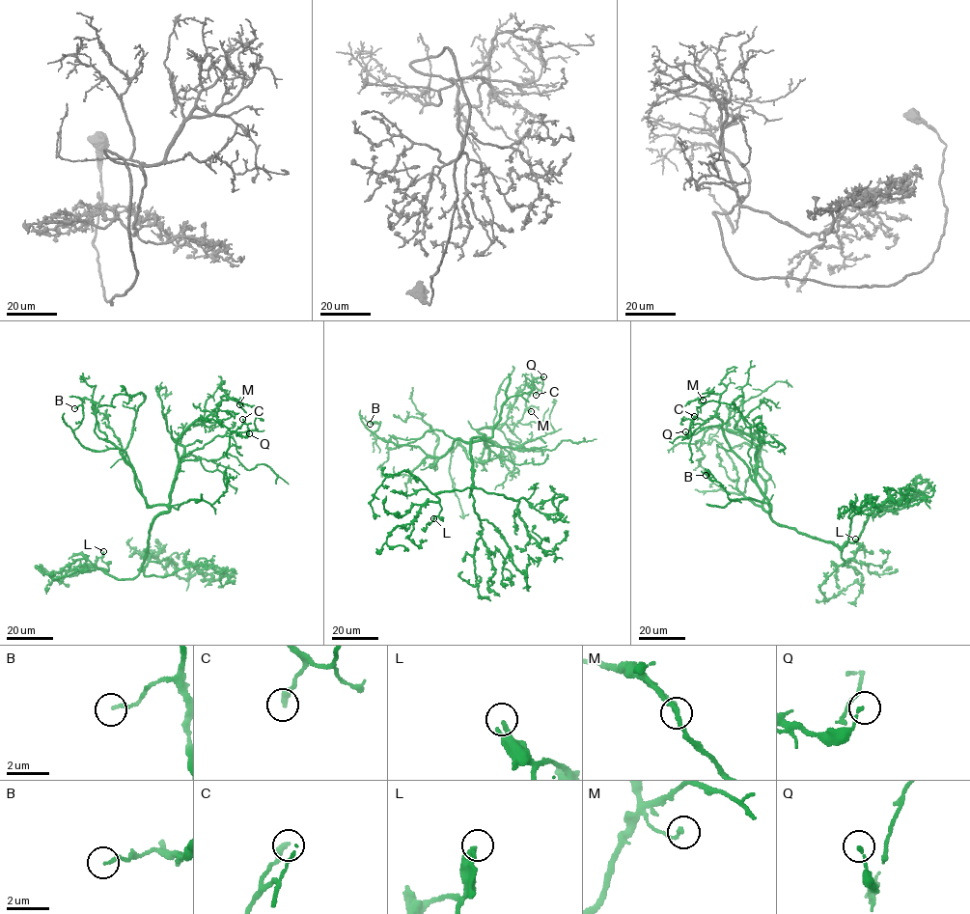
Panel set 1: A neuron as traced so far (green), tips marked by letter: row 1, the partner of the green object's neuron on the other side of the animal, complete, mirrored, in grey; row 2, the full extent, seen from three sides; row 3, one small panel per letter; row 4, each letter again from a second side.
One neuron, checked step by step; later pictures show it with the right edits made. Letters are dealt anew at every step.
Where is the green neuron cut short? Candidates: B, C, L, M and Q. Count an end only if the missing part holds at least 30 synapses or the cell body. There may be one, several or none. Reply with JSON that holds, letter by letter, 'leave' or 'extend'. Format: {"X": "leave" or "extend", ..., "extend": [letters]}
{"B": "leave", "C": "leave", "L": "leave", "M": "leave", "Q": "leave", "extend": []}

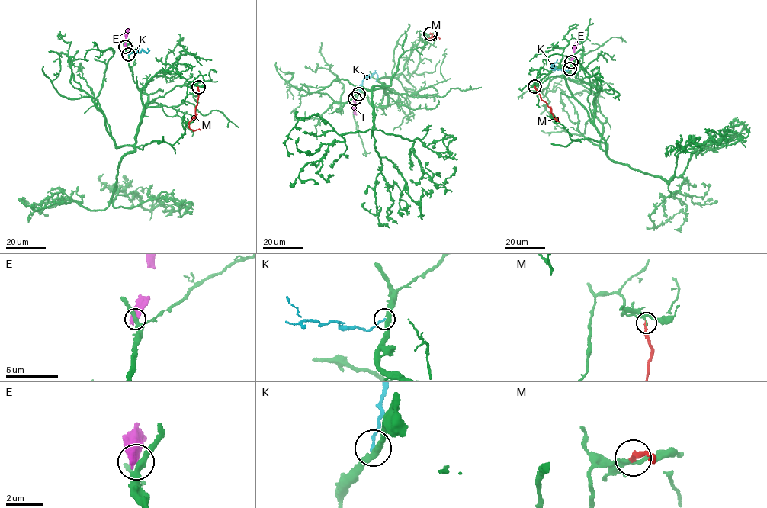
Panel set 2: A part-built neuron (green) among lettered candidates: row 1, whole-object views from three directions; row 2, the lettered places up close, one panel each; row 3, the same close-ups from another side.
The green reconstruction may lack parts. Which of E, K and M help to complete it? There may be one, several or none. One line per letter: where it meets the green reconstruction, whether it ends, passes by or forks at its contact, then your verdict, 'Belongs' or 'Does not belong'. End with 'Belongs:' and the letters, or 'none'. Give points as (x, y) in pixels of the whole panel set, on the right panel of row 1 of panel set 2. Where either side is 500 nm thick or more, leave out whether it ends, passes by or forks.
E: Touches green at (571, 62). Does not belong
K: Touches green at (569, 69). It ends there. Belongs
M: Touches green at (534, 86). It ends there. Does not belong
Belongs: K

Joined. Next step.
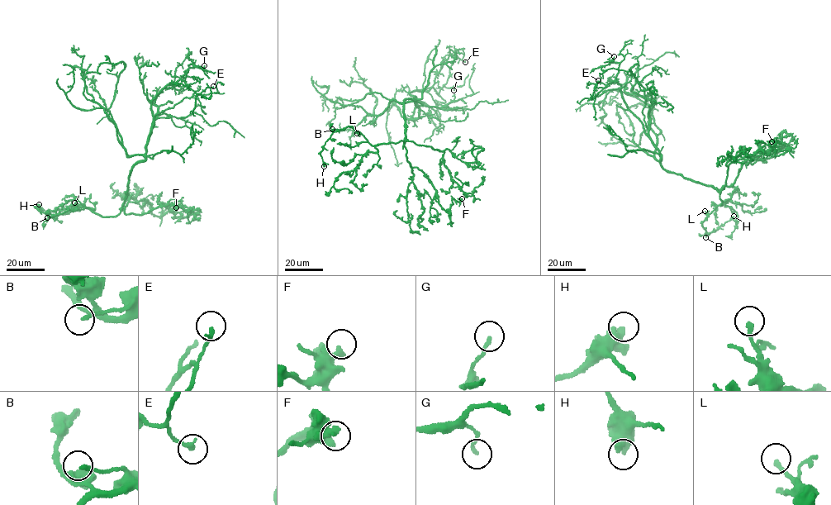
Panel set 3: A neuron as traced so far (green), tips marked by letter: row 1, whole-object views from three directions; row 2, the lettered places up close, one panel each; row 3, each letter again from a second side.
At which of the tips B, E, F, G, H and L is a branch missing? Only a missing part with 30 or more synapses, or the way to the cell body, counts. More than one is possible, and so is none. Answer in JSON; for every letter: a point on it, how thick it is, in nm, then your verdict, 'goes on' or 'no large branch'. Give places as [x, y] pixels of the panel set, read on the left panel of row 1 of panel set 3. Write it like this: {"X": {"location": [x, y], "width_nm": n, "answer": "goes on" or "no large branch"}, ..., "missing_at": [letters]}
{"B": {"location": [47, 217], "width_nm": 170, "answer": "no large branch"}, "E": {"location": [213, 86], "width_nm": 200, "answer": "no large branch"}, "F": {"location": [176, 207], "width_nm": 380, "answer": "no large branch"}, "G": {"location": [204, 65], "width_nm": 160, "answer": "no large branch"}, "H": {"location": [39, 204], "width_nm": 360, "answer": "no large branch"}, "L": {"location": [74, 202], "width_nm": 200, "answer": "no large branch"}, "missing_at": []}

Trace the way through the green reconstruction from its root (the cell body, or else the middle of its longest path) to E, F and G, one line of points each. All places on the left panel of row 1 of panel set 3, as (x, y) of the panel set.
E: (139, 163), (144, 159), (147, 140), (153, 124), (152, 101), (158, 94), (179, 78), (197, 93), (213, 86)
F: (139, 163), (130, 170), (121, 208), (129, 202), (144, 199), (151, 205), (151, 214), (159, 216), (176, 207)
G: (139, 163), (144, 159), (147, 140), (153, 124), (152, 101), (167, 85), (177, 82), (189, 64), (204, 65)

